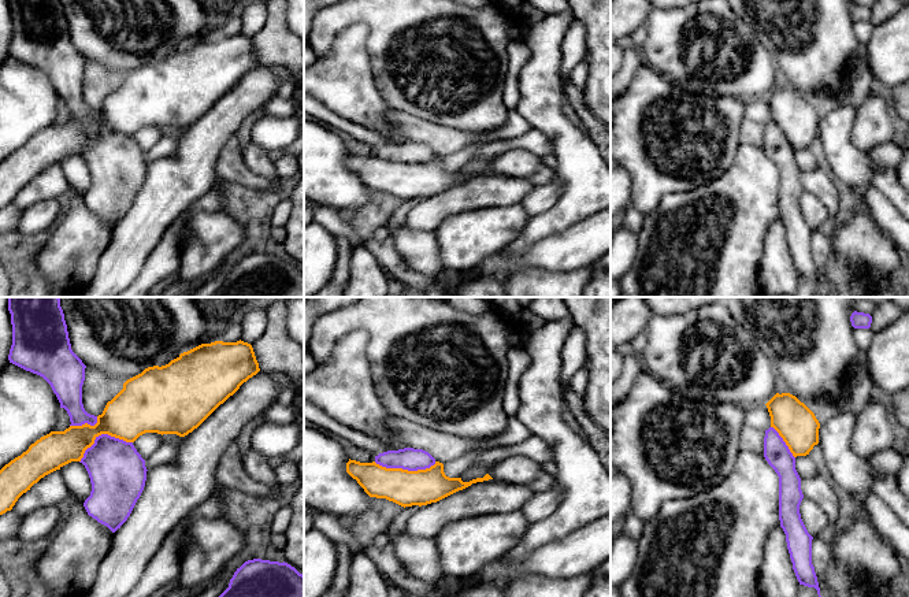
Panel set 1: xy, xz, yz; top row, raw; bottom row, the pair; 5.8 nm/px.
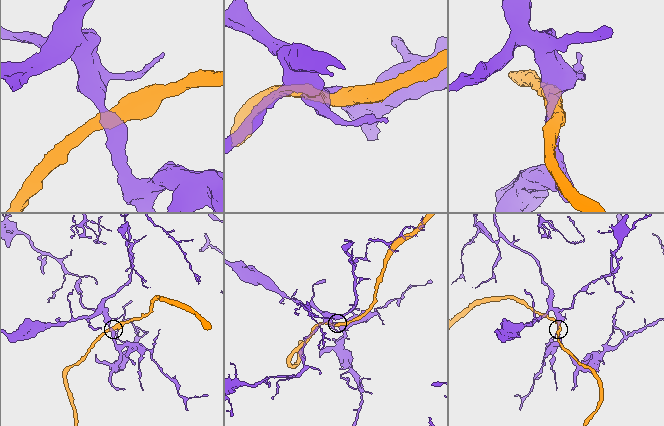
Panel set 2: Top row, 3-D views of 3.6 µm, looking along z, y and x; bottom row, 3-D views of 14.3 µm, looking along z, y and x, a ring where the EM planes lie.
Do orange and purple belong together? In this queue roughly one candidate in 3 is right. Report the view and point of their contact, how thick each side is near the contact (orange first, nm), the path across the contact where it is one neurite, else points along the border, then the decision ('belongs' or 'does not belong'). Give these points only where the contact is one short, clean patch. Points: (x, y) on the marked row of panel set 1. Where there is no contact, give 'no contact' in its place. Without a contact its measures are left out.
xy (101, 433) | 300/320 nm | along xy (132, 441), (100, 434), (85, 451), (80, 462) | does not belong

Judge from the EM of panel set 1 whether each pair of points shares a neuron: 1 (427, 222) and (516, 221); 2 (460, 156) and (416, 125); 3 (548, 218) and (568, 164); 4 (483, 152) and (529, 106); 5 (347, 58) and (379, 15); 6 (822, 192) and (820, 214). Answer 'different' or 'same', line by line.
1: different
2: different
3: same
4: different
5: different
6: different

